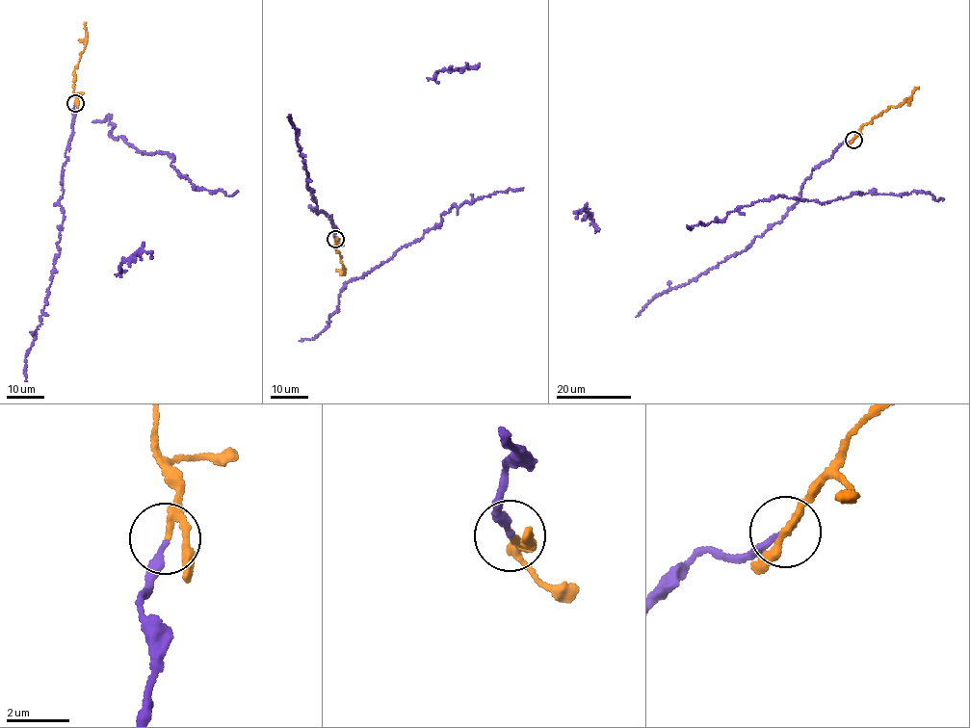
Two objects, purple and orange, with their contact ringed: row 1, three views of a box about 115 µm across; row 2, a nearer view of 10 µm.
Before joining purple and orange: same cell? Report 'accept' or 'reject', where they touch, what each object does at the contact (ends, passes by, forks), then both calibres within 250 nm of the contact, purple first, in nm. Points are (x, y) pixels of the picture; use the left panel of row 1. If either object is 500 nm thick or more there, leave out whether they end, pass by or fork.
accept | (75, 103) | purple ends | orange passes by | 200/160 nm

